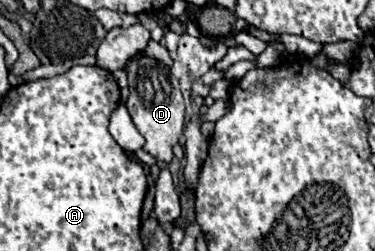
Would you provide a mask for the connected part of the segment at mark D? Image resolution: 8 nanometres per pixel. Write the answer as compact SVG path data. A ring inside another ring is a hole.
M146 55L134 57L126 65L128 83L130 83L130 97L126 101L126 109L136 125L136 129L146 139L144 151L148 151L156 161L170 163L172 161L172 147L180 141L184 129L184 101L178 87L178 79L170 73L166 65Z

